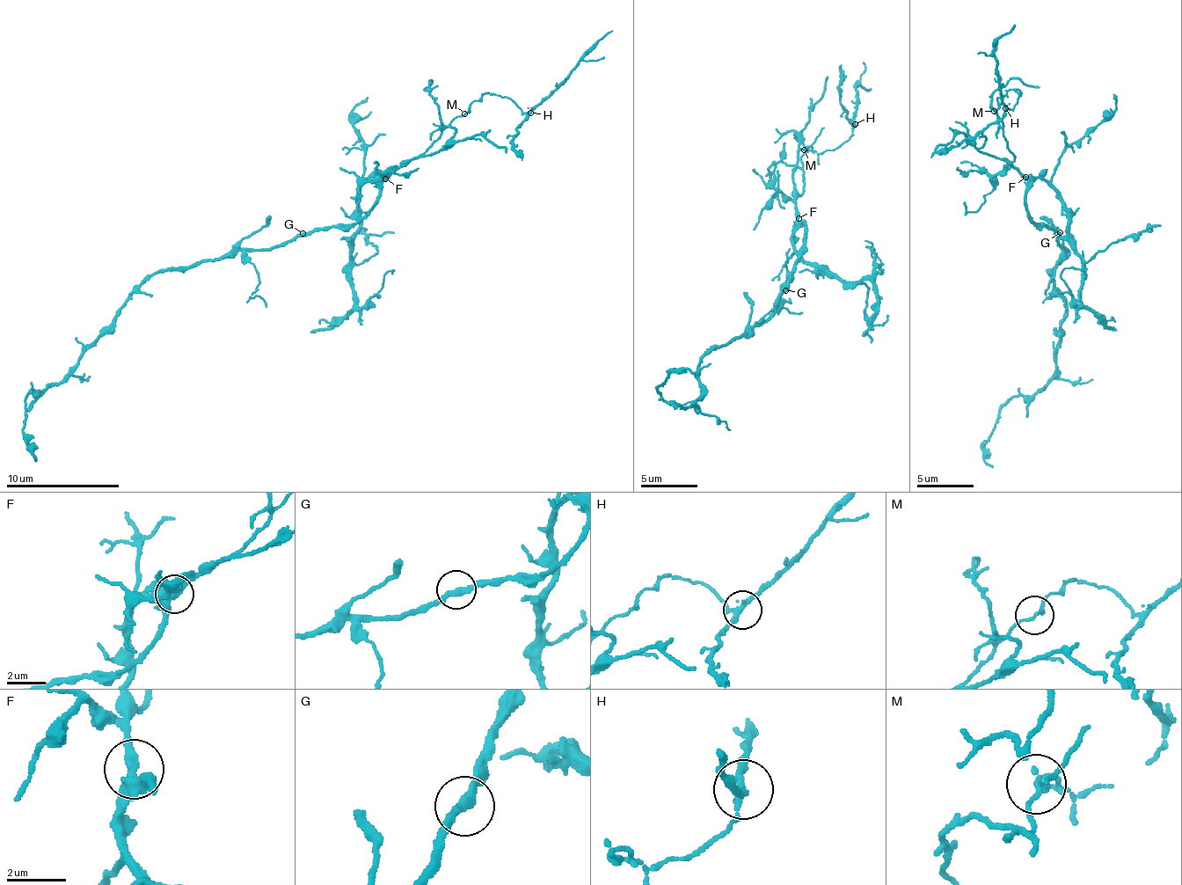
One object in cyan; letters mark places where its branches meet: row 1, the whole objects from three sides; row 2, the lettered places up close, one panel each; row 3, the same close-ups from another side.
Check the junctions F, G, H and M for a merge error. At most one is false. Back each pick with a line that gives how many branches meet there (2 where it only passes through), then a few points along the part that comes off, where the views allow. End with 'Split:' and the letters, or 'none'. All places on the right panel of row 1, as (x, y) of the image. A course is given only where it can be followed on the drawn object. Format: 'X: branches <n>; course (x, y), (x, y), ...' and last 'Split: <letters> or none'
M: branches 2; course (993, 110), (996, 98), (1016, 90), (1019, 92), (1011, 108), (1003, 97), (995, 54), (1015, 25)
Split: M

